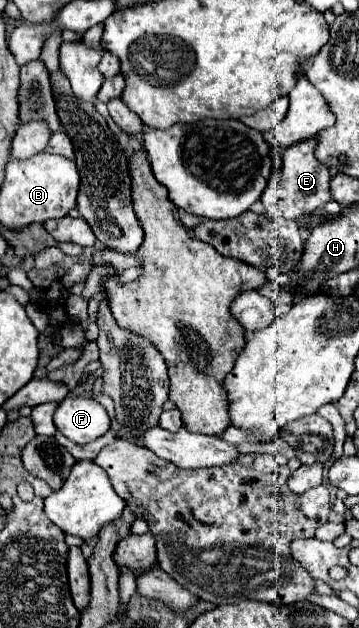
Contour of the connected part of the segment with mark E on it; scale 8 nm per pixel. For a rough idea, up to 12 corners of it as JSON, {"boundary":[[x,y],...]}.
{"boundary":[[317,139],[283,153],[277,187],[261,197],[271,217],[297,219],[327,201],[329,169]]}

